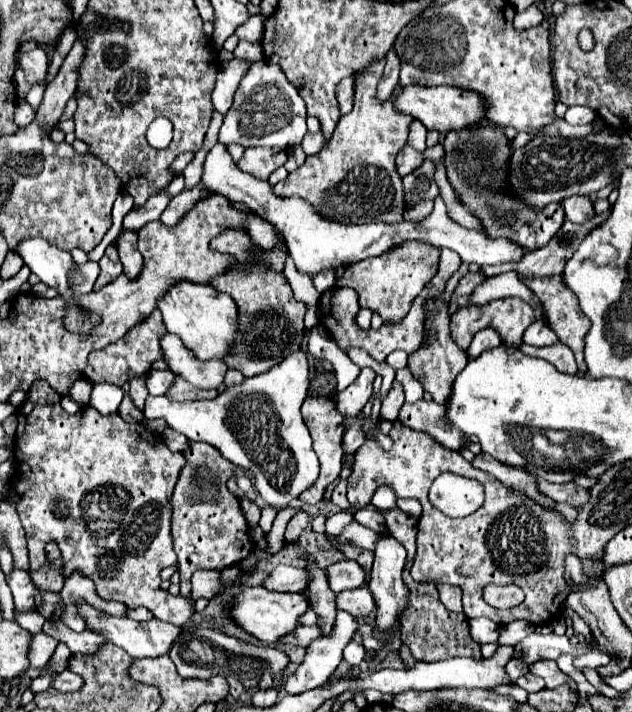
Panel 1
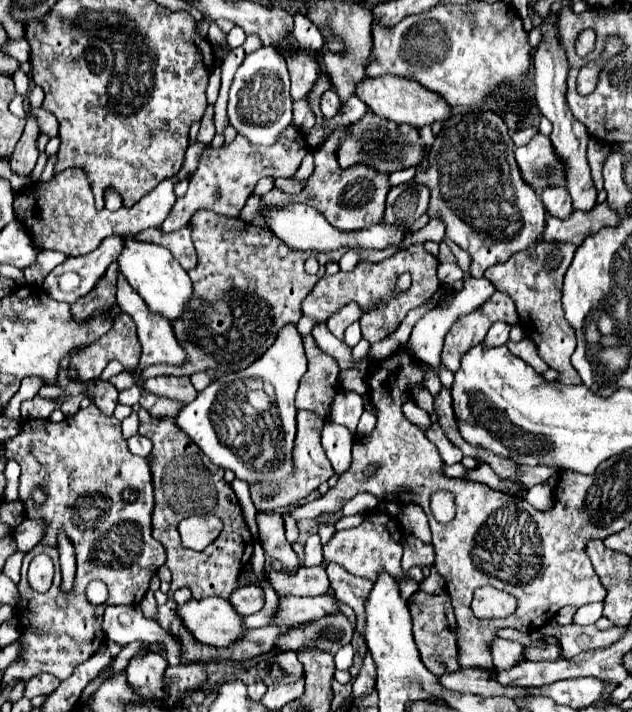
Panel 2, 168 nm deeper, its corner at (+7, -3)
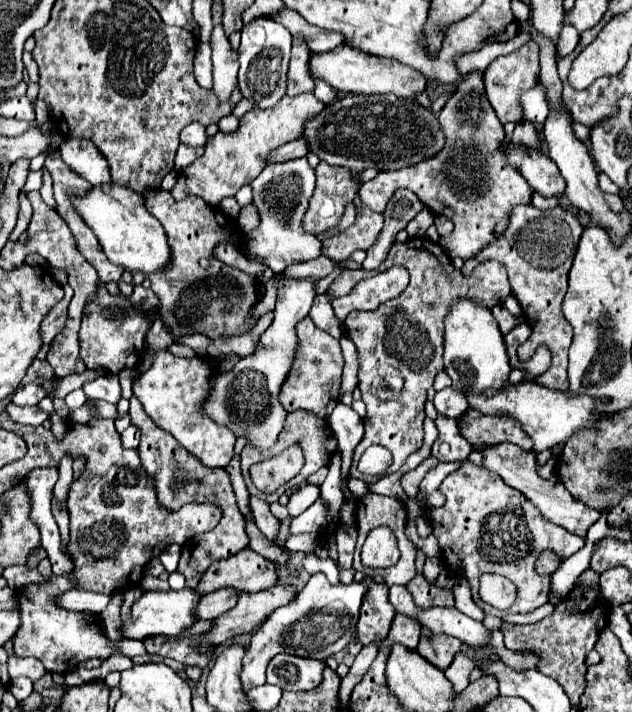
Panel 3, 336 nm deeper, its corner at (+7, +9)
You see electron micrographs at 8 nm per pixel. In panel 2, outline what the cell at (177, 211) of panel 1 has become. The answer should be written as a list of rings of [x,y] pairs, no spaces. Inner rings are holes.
[[[294,126],[286,128],[286,132],[282,132],[282,140],[270,148],[252,146],[242,136],[236,136],[236,140],[232,144],[224,144],[222,148],[206,148],[196,174],[190,178],[190,188],[188,188],[186,196],[176,200],[170,216],[162,222],[160,230],[162,232],[180,230],[198,208],[208,208],[226,218],[238,218],[240,210],[244,208],[248,196],[252,194],[252,190],[260,178],[264,178],[264,176],[290,178],[298,170],[306,152],[308,152],[308,148],[306,148],[304,134],[298,132]]]

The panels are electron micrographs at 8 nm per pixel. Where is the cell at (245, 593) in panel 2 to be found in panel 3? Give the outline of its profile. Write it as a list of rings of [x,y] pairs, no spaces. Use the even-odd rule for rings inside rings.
[[[222,588],[218,592],[206,594],[202,596],[200,604],[196,604],[196,620],[210,620],[216,616],[222,616],[224,612],[228,612],[230,608],[234,608],[234,604],[238,602],[238,592],[232,588]]]

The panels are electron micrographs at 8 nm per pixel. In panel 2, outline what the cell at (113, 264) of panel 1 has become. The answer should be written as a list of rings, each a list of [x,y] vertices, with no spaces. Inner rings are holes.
[[[110,264],[106,274],[92,288],[92,292],[72,304],[72,316],[76,320],[84,320],[98,310],[106,310],[106,308],[114,306],[114,302],[116,302],[116,272],[118,272],[116,266],[118,264]]]

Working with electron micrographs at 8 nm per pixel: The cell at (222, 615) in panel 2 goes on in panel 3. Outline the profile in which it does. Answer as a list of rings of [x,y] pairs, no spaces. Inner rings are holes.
[[[190,588],[182,590],[168,590],[168,592],[144,592],[130,610],[130,620],[122,620],[122,636],[134,640],[146,640],[150,636],[178,636],[184,628],[192,626],[194,620],[194,606],[198,604],[200,594],[192,592]]]

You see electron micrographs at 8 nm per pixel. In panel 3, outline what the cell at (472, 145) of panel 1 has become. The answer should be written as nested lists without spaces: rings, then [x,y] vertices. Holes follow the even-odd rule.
[[[472,70],[460,80],[458,90],[446,102],[438,120],[446,134],[442,152],[414,166],[378,172],[376,178],[360,186],[360,200],[374,212],[384,212],[390,196],[398,188],[412,190],[426,208],[434,214],[444,214],[454,222],[452,234],[448,238],[440,238],[440,246],[450,258],[460,256],[466,260],[476,256],[478,250],[488,246],[506,230],[508,214],[514,206],[530,204],[532,188],[502,154],[506,144],[504,126],[494,116],[494,108],[490,108],[490,102],[486,100],[480,70]]]

